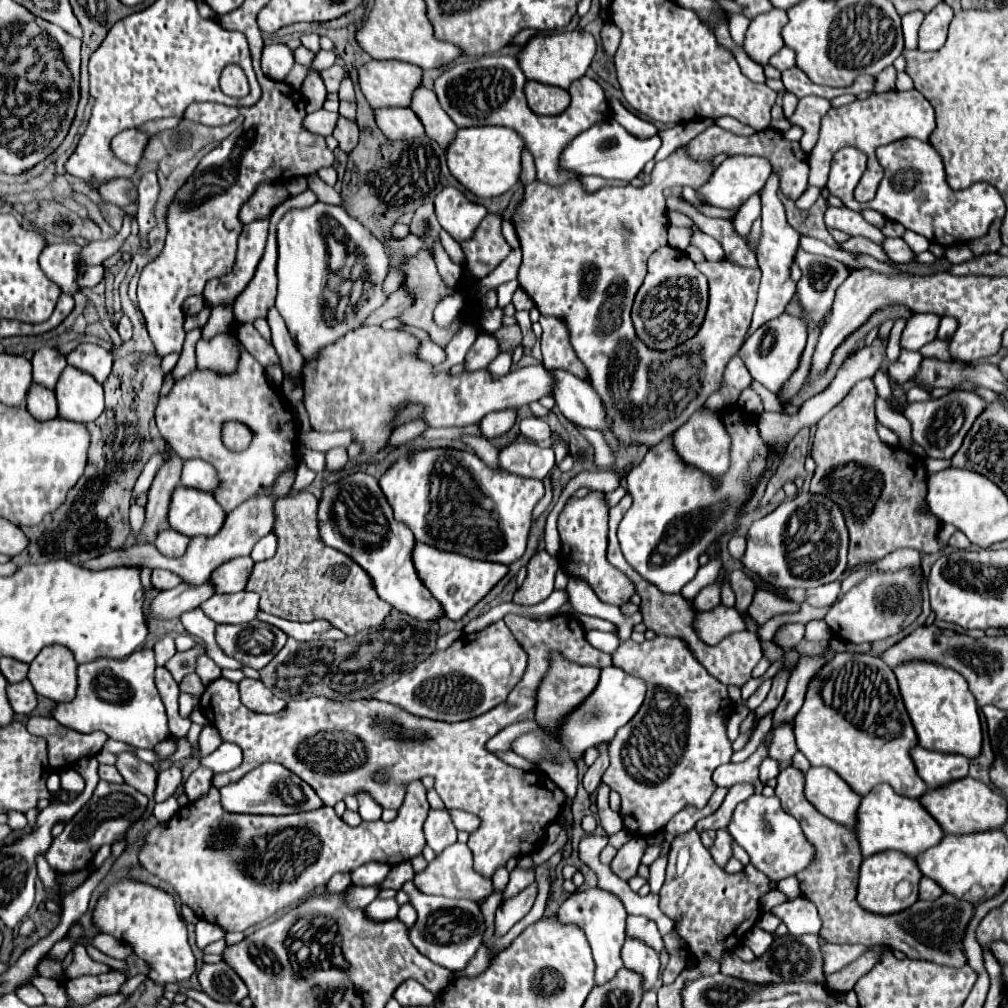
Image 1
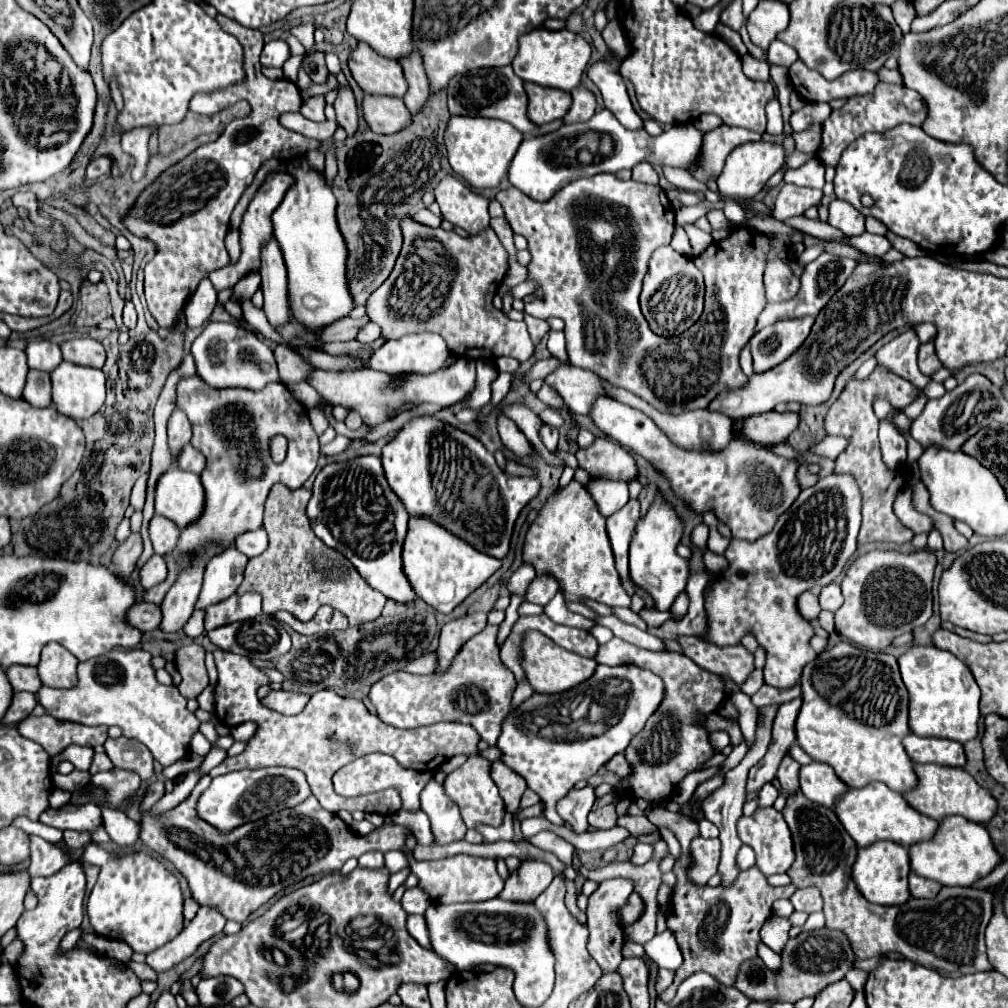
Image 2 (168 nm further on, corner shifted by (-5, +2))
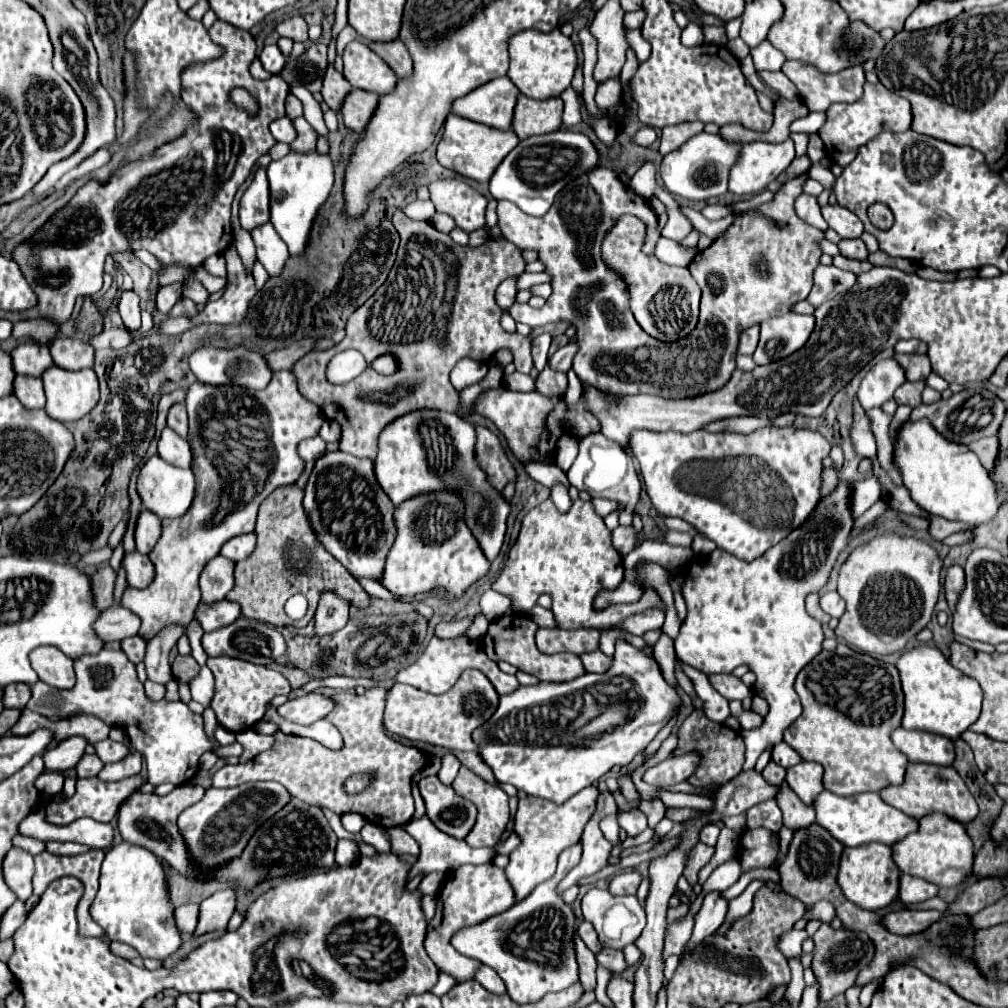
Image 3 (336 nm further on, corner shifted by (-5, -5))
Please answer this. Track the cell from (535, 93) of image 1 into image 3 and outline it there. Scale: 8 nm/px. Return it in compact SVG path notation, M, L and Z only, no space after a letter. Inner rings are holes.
M518 95L518 103L514 109L514 119L512 119L512 131L520 139L552 133L562 123L562 107L564 103L560 97L534 101L526 95Z

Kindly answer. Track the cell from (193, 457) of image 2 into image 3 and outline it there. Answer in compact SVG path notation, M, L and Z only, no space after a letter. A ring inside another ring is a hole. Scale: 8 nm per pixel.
M168 425L164 427L164 431L160 435L158 455L176 467L190 467L190 463L192 463L192 453L190 453L188 441L184 437L176 435L176 431L172 431Z

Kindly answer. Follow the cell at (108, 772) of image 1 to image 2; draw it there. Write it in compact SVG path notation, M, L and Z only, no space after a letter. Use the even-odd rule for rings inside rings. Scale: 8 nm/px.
M96 754L88 772L90 772L90 774L96 774L96 772L112 770L112 768L114 768L114 764L112 764L112 760L108 760L108 756L106 756L106 754Z

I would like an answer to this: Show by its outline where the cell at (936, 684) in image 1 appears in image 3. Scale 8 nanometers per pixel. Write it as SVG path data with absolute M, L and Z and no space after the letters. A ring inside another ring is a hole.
M918 645L900 655L896 661L904 689L904 729L932 731L950 739L958 739L980 715L982 689L980 685L954 669L936 645Z

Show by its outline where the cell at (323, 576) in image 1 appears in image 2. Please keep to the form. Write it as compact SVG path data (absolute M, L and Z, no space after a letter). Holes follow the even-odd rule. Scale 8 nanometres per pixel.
M282 484L272 486L264 512L264 528L268 532L270 546L260 556L248 560L238 594L254 590L262 596L262 610L266 614L286 610L302 622L312 620L320 606L338 608L338 612L348 618L350 626L376 620L382 614L386 598L366 584L346 556L340 556L340 552L316 540L306 516L310 498L312 492L306 488L288 490Z

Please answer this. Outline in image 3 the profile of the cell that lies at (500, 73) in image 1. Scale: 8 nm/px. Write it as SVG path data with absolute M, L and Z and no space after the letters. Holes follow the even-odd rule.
M498 77L456 99L452 113L488 127L510 129L518 93L520 91L508 77Z

